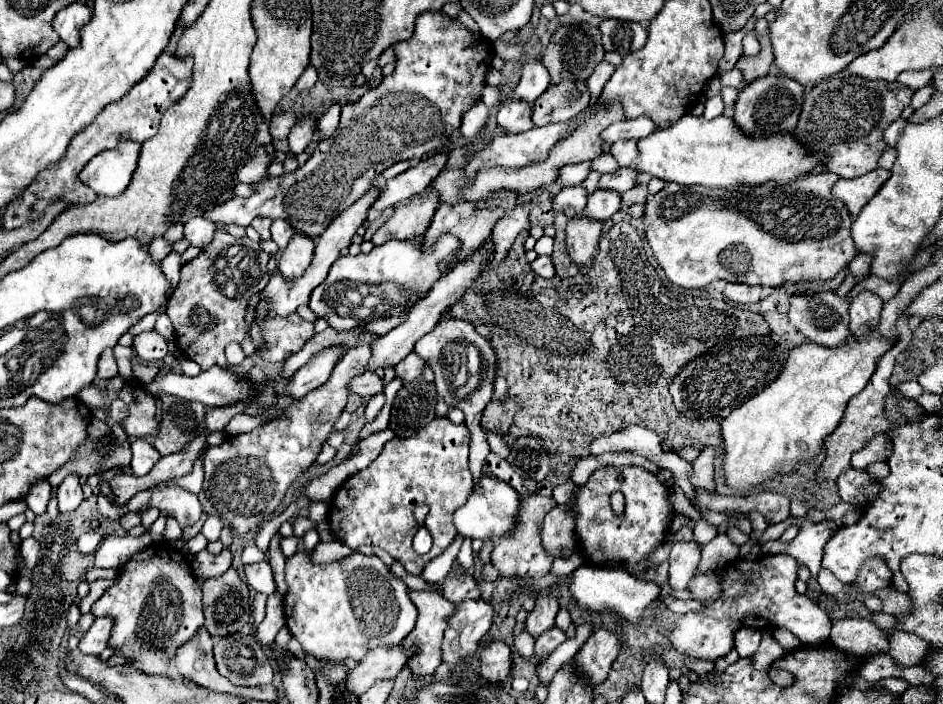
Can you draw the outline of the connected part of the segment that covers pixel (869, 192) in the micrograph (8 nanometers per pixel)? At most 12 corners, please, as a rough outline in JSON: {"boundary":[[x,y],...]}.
{"boundary":[[891,171],[839,179],[833,195],[853,215],[883,187]]}

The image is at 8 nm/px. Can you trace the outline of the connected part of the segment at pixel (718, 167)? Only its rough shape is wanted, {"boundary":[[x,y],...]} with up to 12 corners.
{"boundary":[[685,115],[637,143],[637,173],[703,187],[815,171],[793,135]]}

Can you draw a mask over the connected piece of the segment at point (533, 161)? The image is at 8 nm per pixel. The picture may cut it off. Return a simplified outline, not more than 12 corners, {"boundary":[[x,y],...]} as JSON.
{"boundary":[[573,121],[497,135],[465,171],[527,167],[573,133]]}

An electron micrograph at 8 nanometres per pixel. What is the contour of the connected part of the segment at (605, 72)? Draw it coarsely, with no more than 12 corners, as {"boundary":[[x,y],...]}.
{"boundary":[[603,61],[587,79],[591,101],[601,95],[613,65]]}

